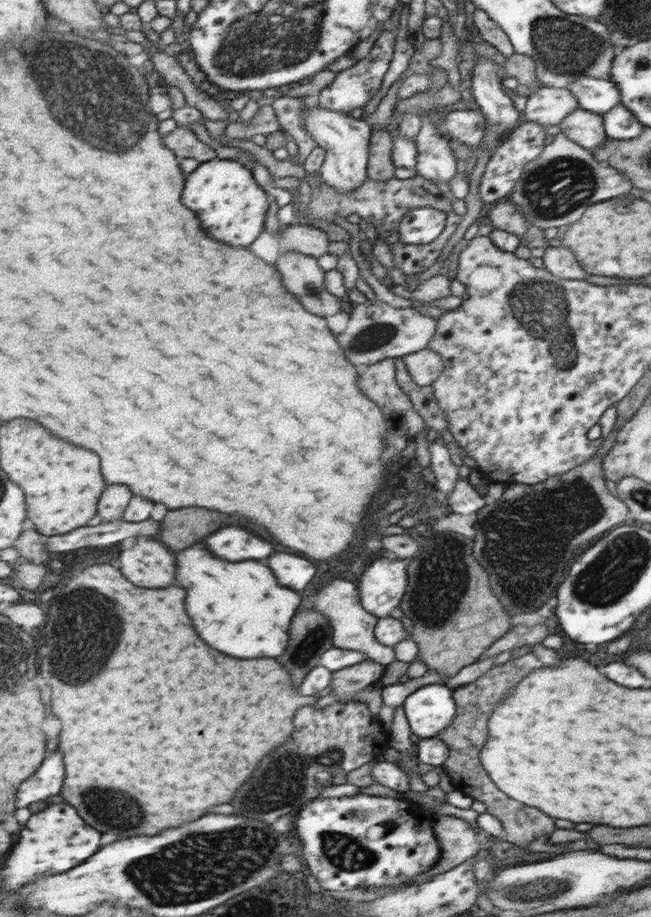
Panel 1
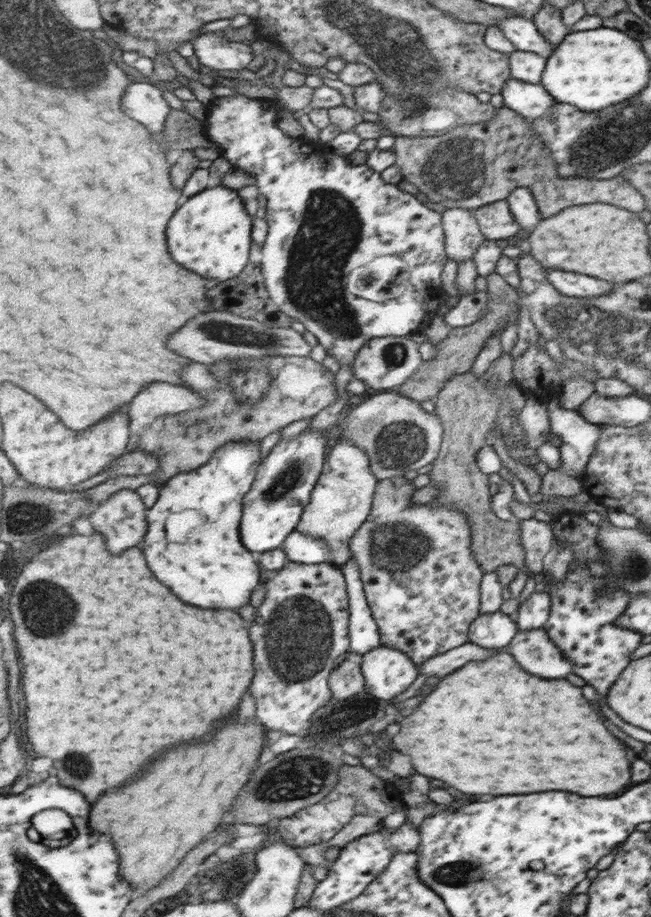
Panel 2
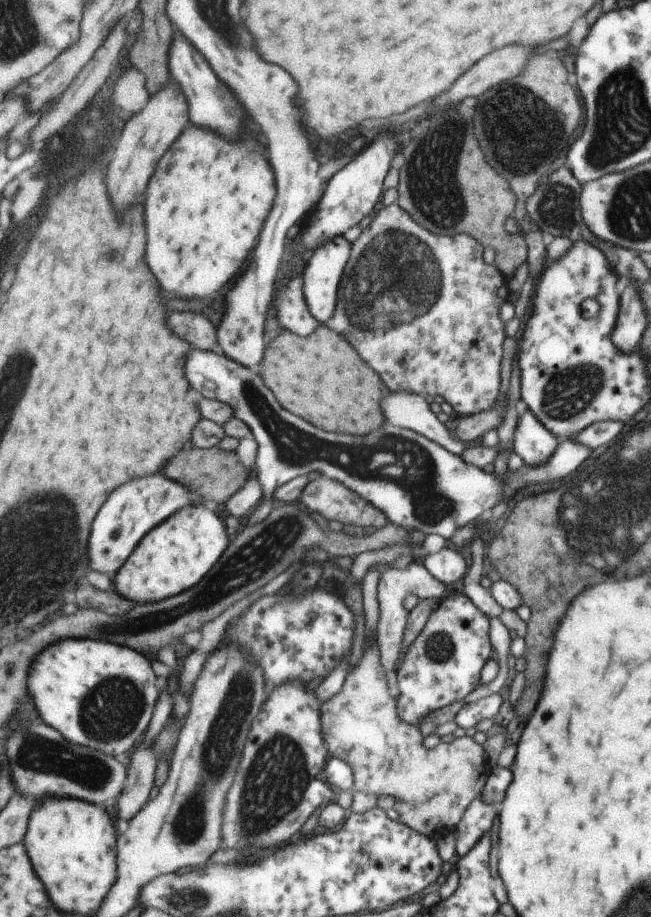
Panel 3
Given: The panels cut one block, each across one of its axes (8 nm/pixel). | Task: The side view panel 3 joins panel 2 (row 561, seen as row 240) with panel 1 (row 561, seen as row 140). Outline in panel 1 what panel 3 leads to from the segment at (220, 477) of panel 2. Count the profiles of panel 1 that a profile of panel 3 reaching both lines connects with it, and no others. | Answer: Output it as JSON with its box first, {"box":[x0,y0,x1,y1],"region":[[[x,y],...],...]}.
{"box":[176,544,304,658],"region":[[[206,544],[176,556],[180,556],[180,584],[188,588],[188,612],[208,644],[234,658],[276,658],[288,650],[292,622],[304,602],[296,590],[280,584],[270,566],[258,560],[222,560]]]}

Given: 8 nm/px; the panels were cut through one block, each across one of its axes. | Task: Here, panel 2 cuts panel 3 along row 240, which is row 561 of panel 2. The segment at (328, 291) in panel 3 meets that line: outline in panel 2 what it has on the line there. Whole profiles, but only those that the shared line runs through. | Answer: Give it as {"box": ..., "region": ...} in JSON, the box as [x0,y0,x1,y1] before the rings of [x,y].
{"box":[299,440,378,571],"region":[[[339,440],[329,452],[324,475],[315,488],[299,531],[325,540],[333,552],[332,563],[344,571],[353,558],[351,540],[372,510],[371,504],[377,484],[378,480],[371,472],[368,456],[352,441]]]}

